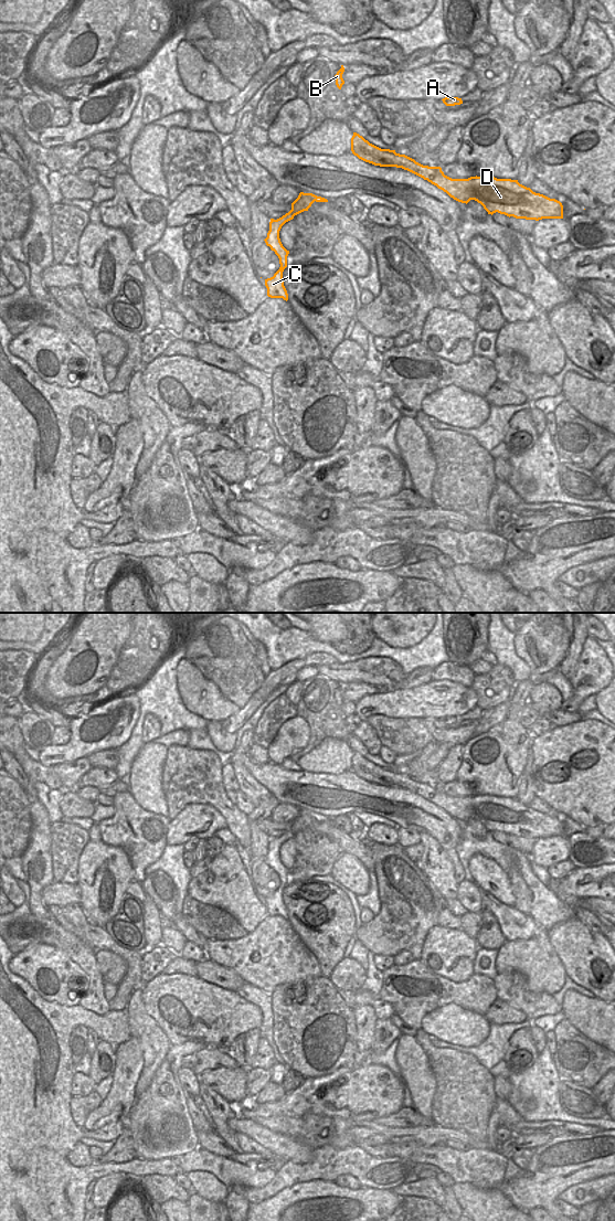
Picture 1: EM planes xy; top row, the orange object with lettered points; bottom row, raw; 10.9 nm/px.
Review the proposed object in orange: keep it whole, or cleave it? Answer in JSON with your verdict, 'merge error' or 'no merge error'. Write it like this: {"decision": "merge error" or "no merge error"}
{"decision": "merge error"}

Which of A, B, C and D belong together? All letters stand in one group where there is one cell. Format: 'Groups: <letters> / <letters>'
Groups: A D / B C.

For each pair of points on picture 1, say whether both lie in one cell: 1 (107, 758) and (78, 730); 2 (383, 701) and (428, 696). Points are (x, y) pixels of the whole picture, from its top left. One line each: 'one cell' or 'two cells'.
1: two cells
2: one cell

